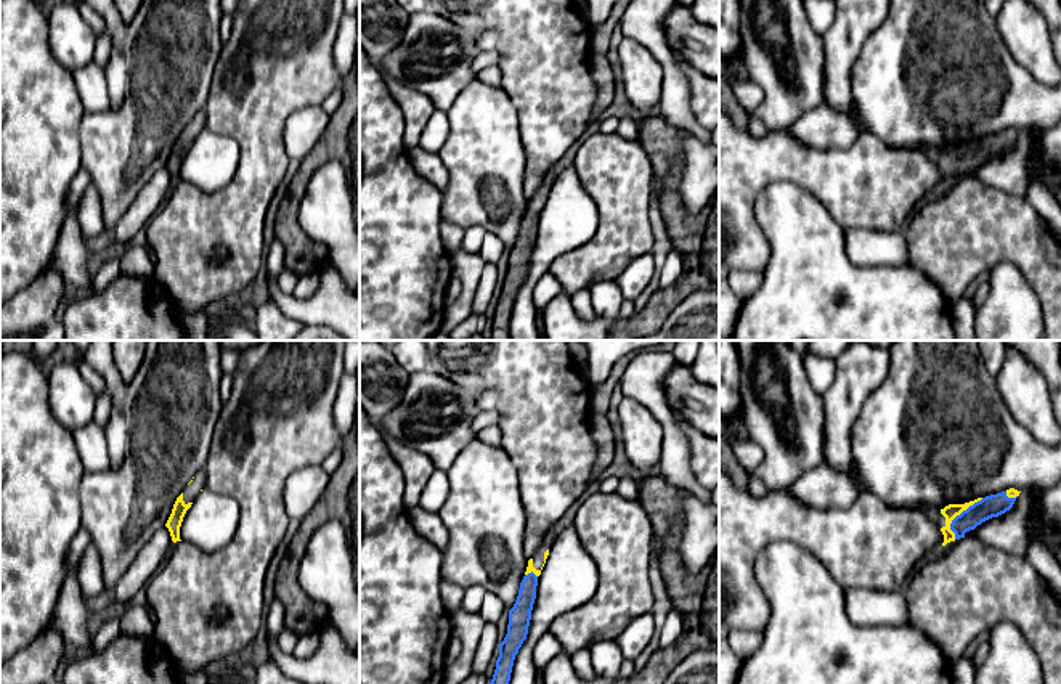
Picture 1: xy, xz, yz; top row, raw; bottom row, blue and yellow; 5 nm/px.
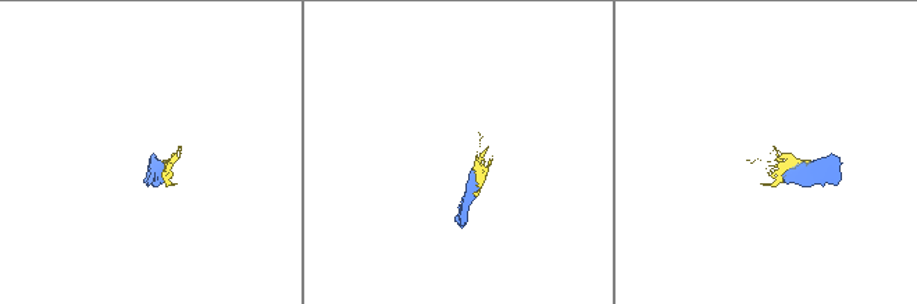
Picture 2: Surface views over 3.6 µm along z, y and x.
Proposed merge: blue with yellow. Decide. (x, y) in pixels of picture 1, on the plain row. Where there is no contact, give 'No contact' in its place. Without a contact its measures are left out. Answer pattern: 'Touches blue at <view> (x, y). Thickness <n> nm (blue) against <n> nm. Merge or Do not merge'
Touches blue at yz (960, 154). Thickness 110 nm (blue) against 70 nm. Merge

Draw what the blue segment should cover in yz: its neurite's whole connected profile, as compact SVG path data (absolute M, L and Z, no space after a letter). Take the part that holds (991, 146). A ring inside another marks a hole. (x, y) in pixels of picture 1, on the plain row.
M1010 128L965 145L949 145L944 149L923 146L918 153L929 157L941 169L944 175L942 186L945 186L950 181L965 178L966 172L974 170L982 162L1010 151L1019 133L1021 132Z

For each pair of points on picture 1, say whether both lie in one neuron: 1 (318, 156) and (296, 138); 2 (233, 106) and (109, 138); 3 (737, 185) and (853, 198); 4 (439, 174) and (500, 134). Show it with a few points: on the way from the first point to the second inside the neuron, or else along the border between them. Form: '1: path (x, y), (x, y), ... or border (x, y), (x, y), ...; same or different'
1: border (331, 118), (320, 140), (304, 158); different
2: border (212, 71), (207, 101), (203, 108); different
3: path (766, 170), (824, 172); same
4: border (437, 154), (448, 172), (448, 183), (443, 190); different

